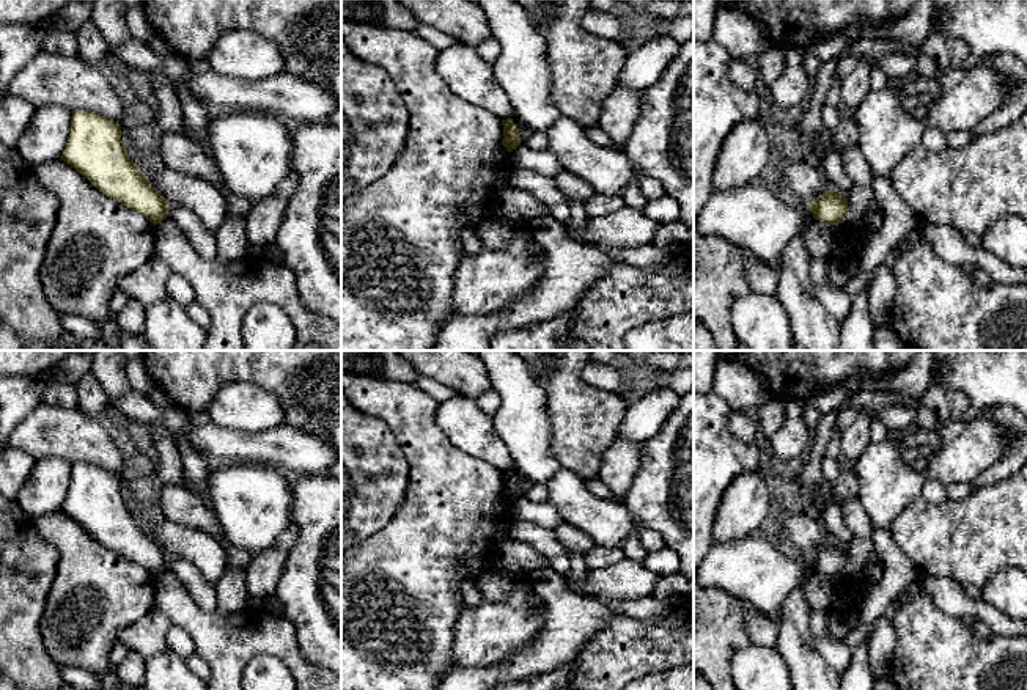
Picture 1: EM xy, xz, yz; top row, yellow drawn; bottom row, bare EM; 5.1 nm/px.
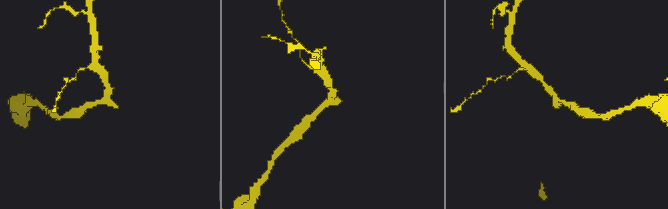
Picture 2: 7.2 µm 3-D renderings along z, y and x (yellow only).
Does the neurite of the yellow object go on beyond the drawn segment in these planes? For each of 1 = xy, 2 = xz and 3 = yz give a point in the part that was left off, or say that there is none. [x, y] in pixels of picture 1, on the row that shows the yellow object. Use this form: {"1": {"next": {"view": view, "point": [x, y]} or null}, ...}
{"1": {"next": null}, "2": {"next": null}, "3": {"next": null}}

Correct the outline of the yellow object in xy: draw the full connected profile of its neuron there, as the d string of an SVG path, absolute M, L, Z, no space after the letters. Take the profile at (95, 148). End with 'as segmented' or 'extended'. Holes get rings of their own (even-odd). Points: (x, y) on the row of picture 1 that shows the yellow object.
M90 110L72 112L68 145L60 159L153 225L167 218L171 206L129 157L121 141L121 124Z; as segmented

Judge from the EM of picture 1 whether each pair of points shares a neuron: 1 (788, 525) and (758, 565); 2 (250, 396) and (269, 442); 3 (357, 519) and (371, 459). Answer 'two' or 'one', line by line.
1: two
2: two
3: one

